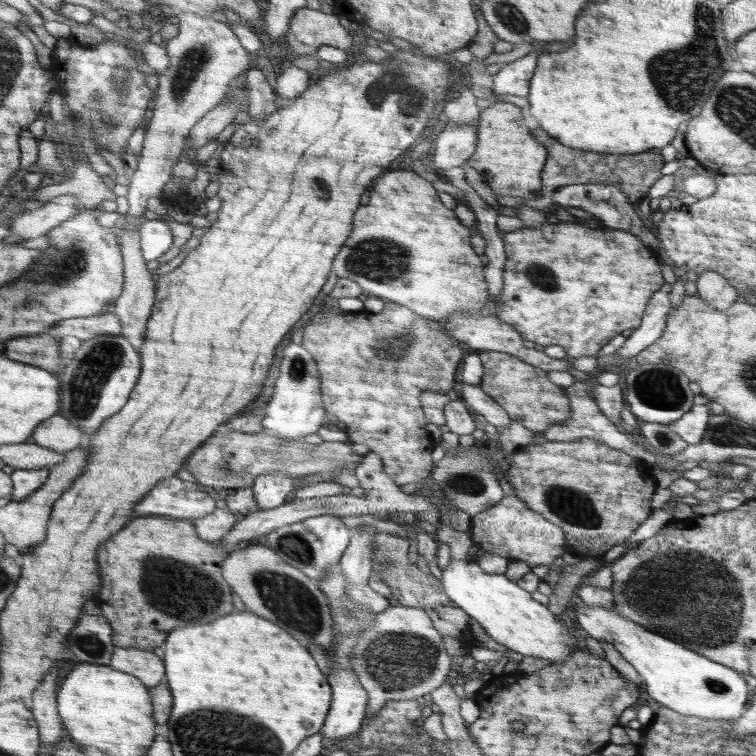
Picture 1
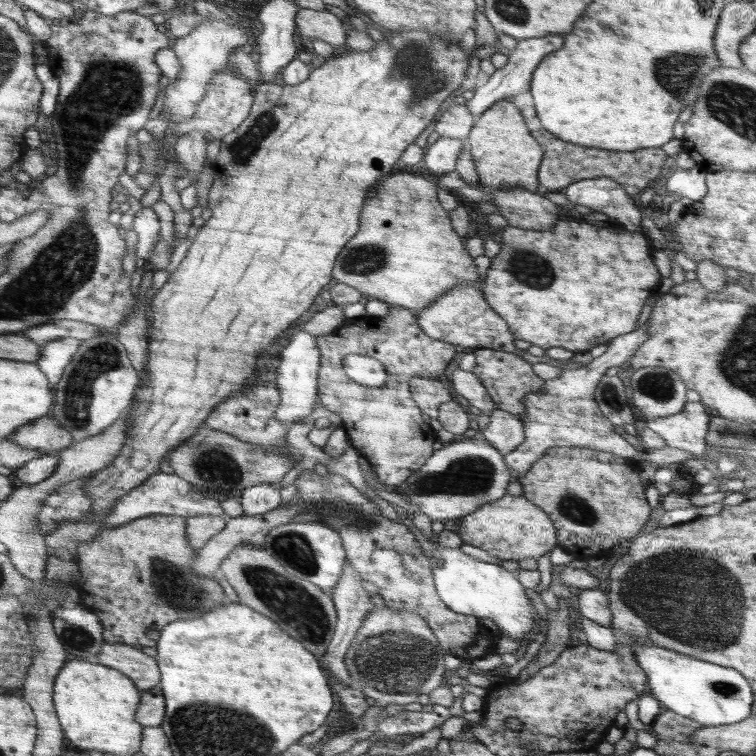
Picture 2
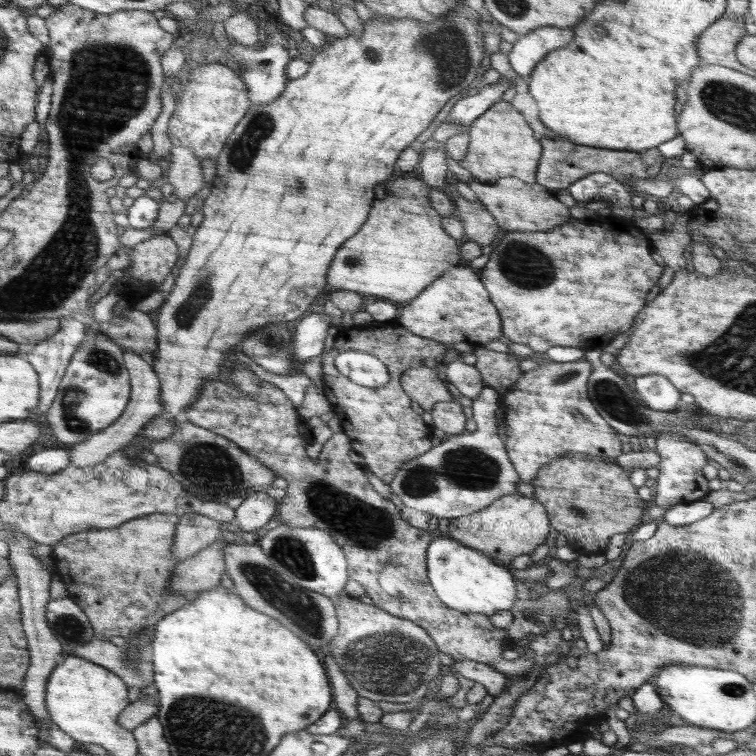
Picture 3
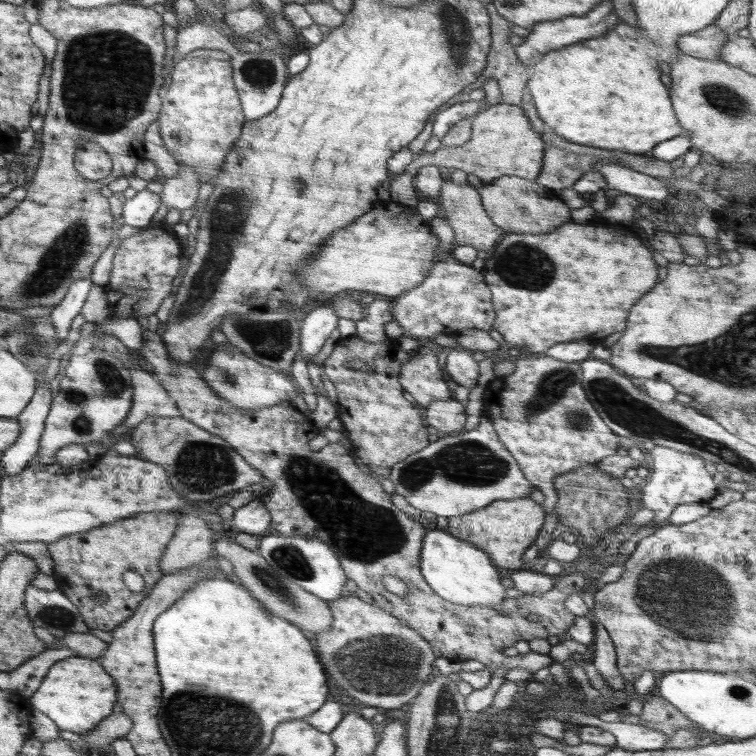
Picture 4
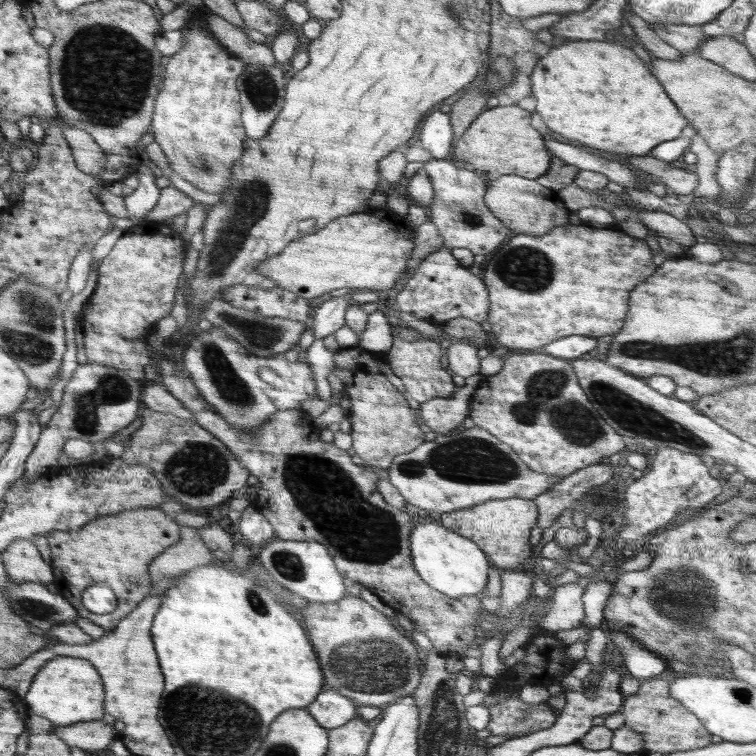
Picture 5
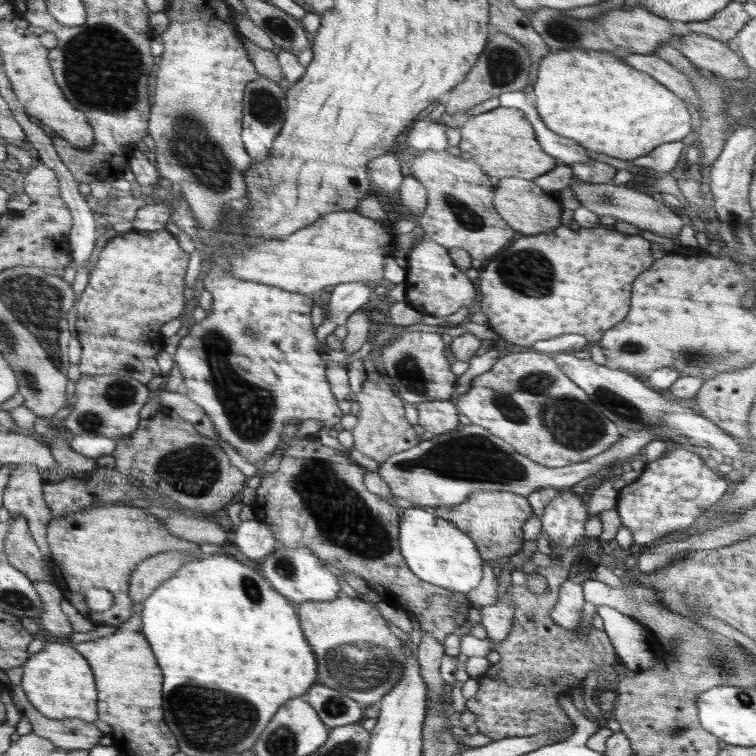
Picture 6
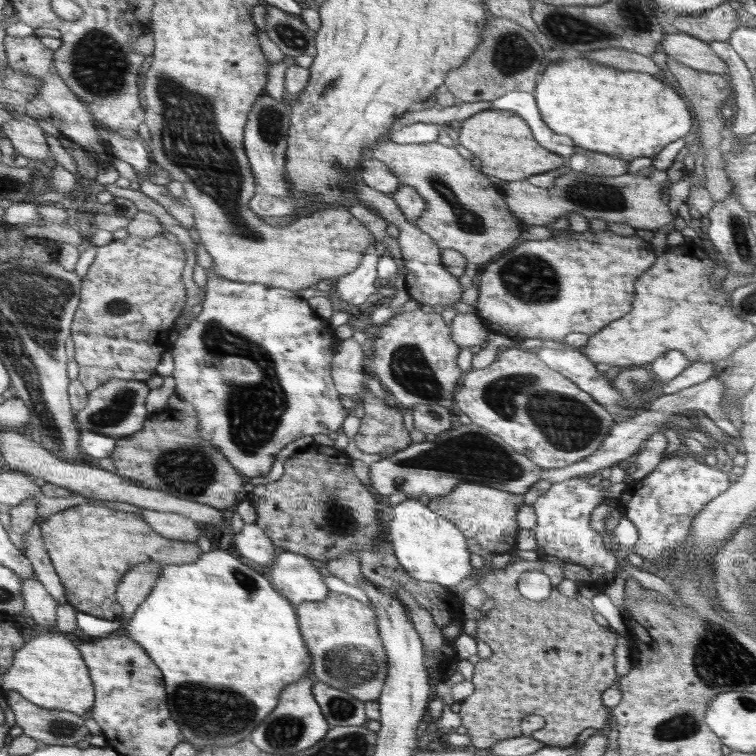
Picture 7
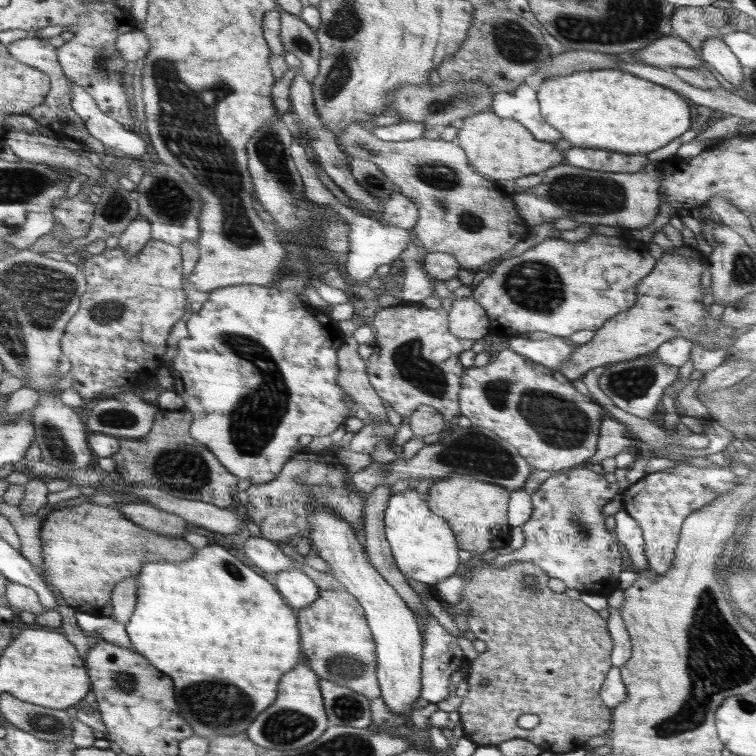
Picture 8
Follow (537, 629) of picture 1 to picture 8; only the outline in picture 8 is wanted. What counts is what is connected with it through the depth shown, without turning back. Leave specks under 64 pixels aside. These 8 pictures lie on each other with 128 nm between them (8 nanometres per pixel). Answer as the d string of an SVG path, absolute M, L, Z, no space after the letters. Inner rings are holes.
M415 487L390 496L388 507L384 510L384 532L395 564L402 574L407 579L434 586L456 574L462 562L459 560L455 534L444 518L433 514L427 504Z

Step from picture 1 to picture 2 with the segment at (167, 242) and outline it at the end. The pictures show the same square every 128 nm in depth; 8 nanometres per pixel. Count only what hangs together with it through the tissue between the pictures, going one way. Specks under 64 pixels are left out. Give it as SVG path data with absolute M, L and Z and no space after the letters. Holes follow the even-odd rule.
M143 207L135 214L133 219L133 230L138 235L136 246L136 270L144 267L149 262L154 245L160 240L160 221L152 207Z

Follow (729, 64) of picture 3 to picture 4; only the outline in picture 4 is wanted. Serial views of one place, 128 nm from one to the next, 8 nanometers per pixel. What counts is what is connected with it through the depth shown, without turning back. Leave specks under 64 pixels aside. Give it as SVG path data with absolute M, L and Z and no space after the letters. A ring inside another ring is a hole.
M713 23L696 33L682 35L678 40L678 50L684 55L720 61L722 46L732 38L733 36L728 36Z

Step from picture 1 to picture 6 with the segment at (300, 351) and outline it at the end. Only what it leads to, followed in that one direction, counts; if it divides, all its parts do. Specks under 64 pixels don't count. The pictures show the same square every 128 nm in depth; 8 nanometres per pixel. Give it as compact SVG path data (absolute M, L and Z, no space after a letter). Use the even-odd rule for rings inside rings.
M346 282L344 284L338 284L334 287L334 290L332 290L332 294L330 294L330 299L326 309L326 319L335 322L337 326L344 325L347 318L353 312L356 312L356 310L365 307L377 291L378 289L370 284L370 282L369 284L364 284L363 282Z

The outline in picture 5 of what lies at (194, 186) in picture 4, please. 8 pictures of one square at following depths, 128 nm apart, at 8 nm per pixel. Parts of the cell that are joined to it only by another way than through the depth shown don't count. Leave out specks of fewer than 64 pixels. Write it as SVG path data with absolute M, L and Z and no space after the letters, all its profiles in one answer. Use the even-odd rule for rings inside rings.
M173 185L165 187L160 191L155 208L143 218L143 224L150 227L162 224L166 218L186 213L193 205L194 201L186 193L176 189Z

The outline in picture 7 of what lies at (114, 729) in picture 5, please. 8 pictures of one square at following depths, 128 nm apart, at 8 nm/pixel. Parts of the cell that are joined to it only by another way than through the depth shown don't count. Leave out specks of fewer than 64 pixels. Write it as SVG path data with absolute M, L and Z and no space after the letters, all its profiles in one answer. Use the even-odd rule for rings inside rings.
M16 691L5 693L6 704L16 714L16 724L23 734L42 745L72 746L91 736L80 715L36 706Z

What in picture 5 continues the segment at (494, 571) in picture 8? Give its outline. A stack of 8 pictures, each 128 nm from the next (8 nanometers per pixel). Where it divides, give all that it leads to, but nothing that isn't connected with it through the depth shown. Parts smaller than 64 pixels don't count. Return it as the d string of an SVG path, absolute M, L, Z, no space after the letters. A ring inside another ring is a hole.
M548 632L538 633L531 638L526 645L524 659L515 664L515 669L510 667L508 672L497 683L495 690L488 693L482 699L482 705L487 706L490 711L490 721L486 729L492 735L514 735L521 737L534 731L547 729L556 722L557 714L547 703L528 704L520 700L519 690L525 684L539 684L548 686L550 682L560 682L561 674L568 674L577 663L572 662L566 655L567 647L556 639L555 634Z

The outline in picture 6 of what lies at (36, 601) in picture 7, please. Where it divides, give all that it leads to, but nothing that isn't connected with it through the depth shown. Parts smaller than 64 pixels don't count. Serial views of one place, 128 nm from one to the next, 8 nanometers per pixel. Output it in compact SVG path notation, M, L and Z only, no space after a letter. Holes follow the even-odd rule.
M36 580L34 583L36 592L43 602L43 613L38 618L42 631L56 637L72 635L74 632L69 618L60 608L63 599L62 591L50 581Z

